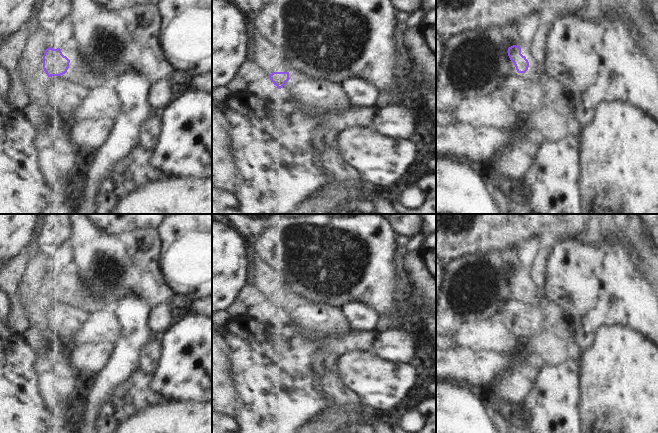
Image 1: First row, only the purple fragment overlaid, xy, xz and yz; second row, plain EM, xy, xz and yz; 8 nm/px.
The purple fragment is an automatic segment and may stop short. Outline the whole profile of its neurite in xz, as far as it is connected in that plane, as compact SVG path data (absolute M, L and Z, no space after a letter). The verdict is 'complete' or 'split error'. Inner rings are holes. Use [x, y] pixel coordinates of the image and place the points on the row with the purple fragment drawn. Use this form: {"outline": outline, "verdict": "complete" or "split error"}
{"outline": "M273 72L269 74L269 78L279 89L303 104L339 109L352 106L341 84L308 76L295 76L290 79L289 72Z", "verdict": "split error"}

